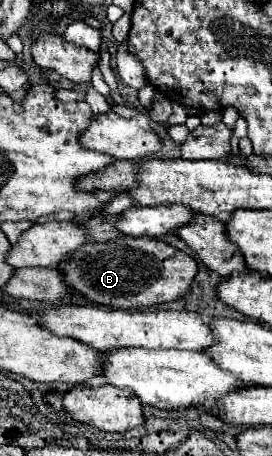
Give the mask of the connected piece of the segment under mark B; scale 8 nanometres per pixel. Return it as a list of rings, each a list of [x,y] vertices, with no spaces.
[[[121,236],[113,242],[87,242],[61,266],[65,282],[97,304],[133,310],[175,302],[191,292],[199,272],[197,260],[155,238]]]

